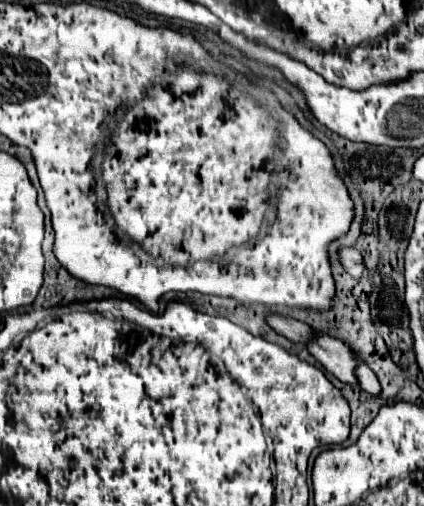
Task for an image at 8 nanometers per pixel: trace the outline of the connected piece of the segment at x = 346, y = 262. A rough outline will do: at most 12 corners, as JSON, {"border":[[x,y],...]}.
{"border":[[356,248],[338,250],[342,268],[360,278],[364,270],[362,256]]}

